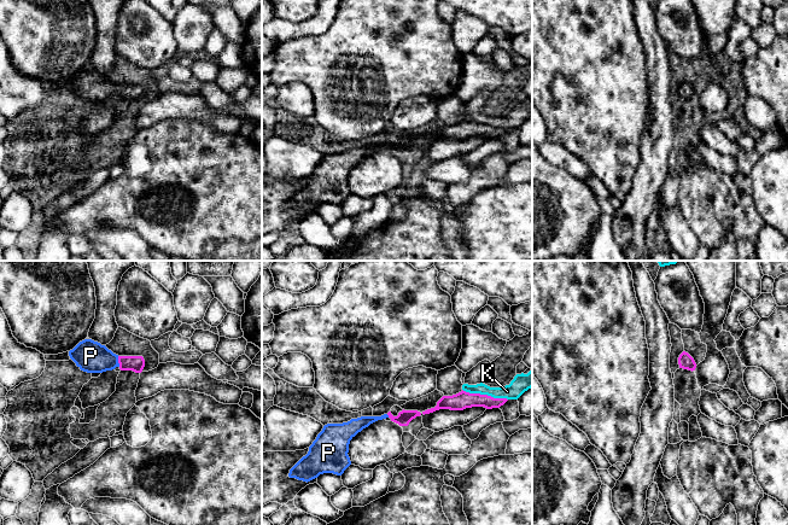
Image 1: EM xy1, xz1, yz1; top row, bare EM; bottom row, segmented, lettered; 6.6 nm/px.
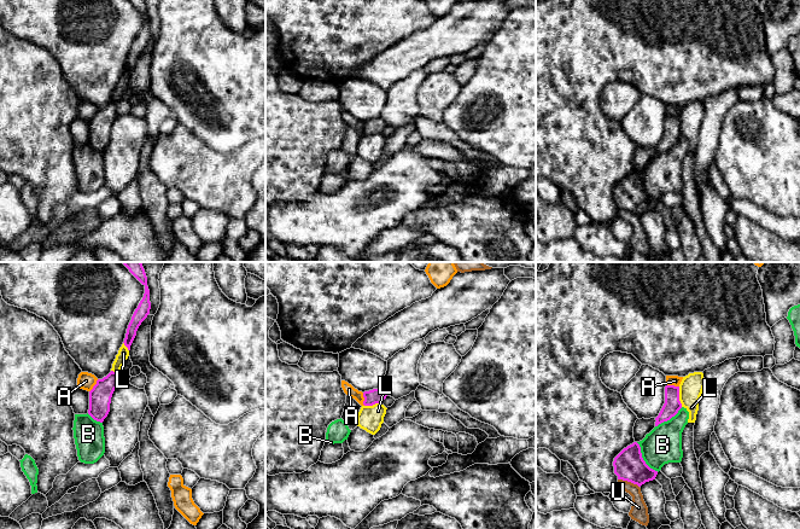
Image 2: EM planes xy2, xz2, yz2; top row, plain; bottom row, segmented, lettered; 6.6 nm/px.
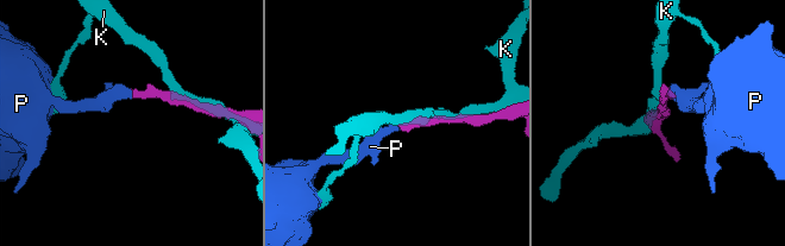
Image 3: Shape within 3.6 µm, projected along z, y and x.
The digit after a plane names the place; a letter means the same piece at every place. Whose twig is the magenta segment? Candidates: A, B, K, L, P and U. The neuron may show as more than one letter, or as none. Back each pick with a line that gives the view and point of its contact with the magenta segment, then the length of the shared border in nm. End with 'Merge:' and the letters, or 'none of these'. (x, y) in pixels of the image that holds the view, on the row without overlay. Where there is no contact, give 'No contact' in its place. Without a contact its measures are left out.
P: Touches magenta at xy1 (118, 91). Shared border 70 nm
Merge: P

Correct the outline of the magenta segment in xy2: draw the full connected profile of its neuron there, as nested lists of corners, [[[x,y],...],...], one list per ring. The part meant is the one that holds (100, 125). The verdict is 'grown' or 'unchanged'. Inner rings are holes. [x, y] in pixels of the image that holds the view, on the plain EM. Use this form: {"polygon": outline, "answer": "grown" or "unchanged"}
{"polygon": [[[111,100],[103,109],[98,109],[97,114],[89,121],[88,144],[97,151],[103,152],[110,141],[111,127],[117,117],[117,103]]], "answer": "unchanged"}

